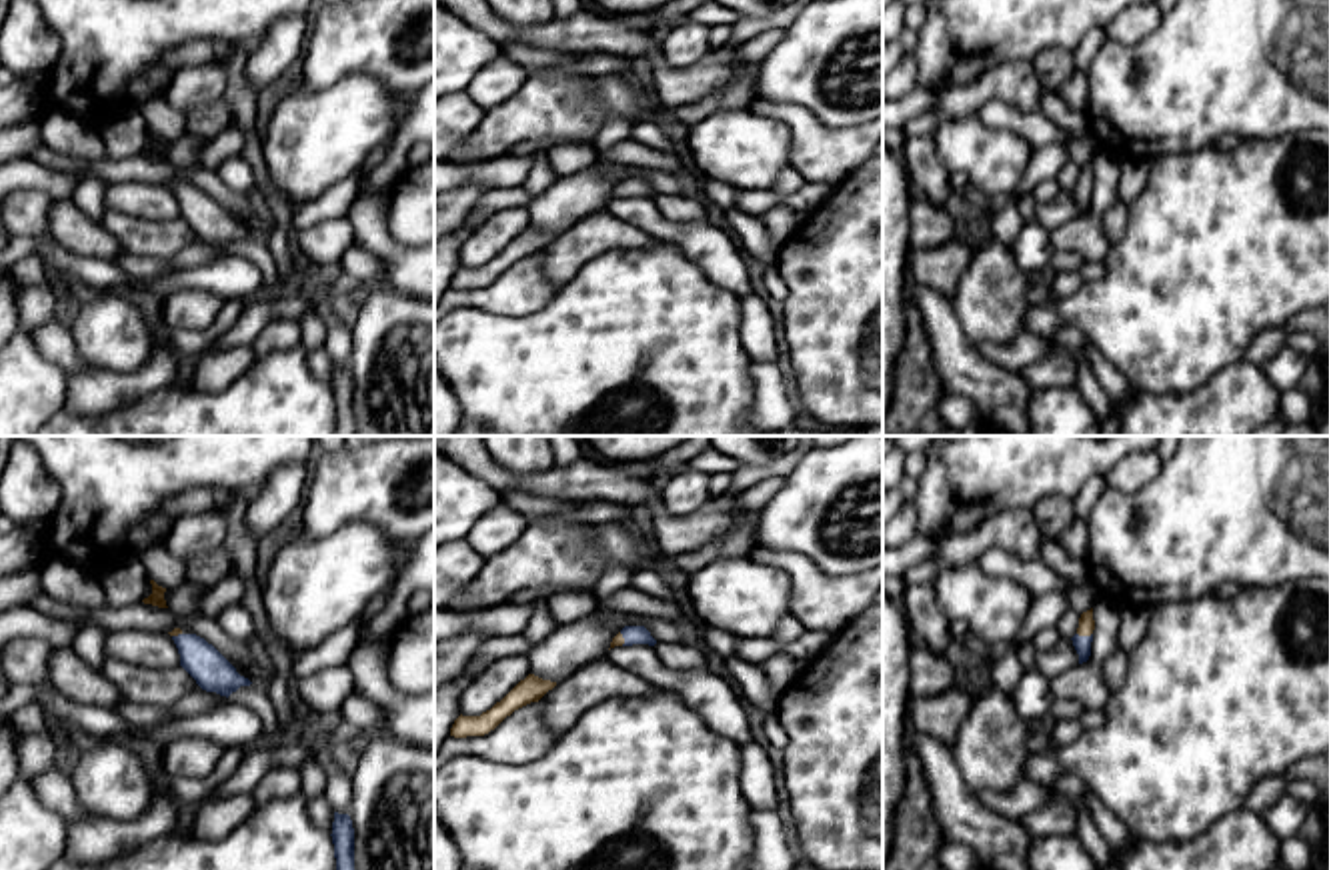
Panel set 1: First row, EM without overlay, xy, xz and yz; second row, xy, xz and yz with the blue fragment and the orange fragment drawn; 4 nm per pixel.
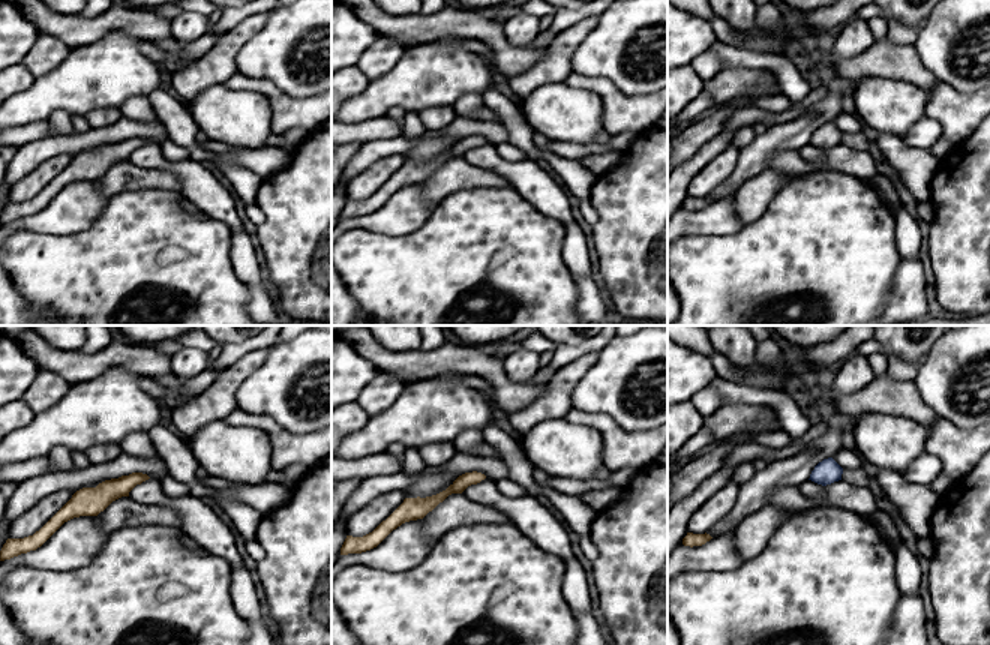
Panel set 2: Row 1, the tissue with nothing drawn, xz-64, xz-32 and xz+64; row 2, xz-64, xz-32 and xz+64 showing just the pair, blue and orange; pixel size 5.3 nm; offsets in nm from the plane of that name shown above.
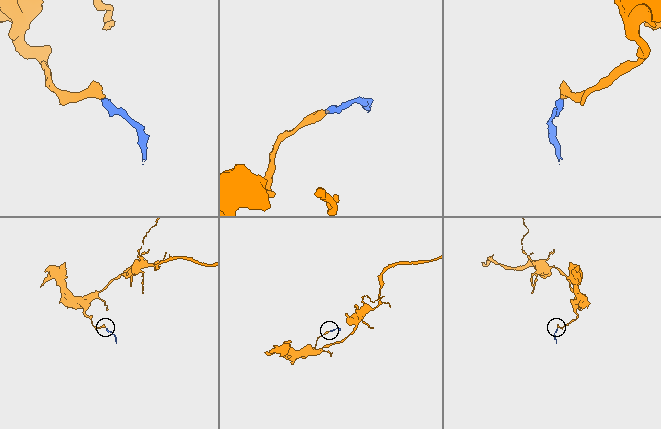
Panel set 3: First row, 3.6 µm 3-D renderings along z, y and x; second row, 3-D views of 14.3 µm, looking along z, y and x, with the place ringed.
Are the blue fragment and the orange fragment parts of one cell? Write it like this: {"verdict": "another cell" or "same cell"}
{"verdict": "same cell"}

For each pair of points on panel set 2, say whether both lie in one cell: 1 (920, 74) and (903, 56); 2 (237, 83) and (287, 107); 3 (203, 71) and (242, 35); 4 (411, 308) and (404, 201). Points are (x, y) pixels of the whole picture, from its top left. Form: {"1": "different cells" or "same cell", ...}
{"1": "same cell", "2": "same cell", "3": "same cell", "4": "different cells"}

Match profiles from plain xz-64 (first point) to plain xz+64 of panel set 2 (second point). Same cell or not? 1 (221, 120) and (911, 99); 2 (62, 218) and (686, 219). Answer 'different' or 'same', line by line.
1: same
2: same

